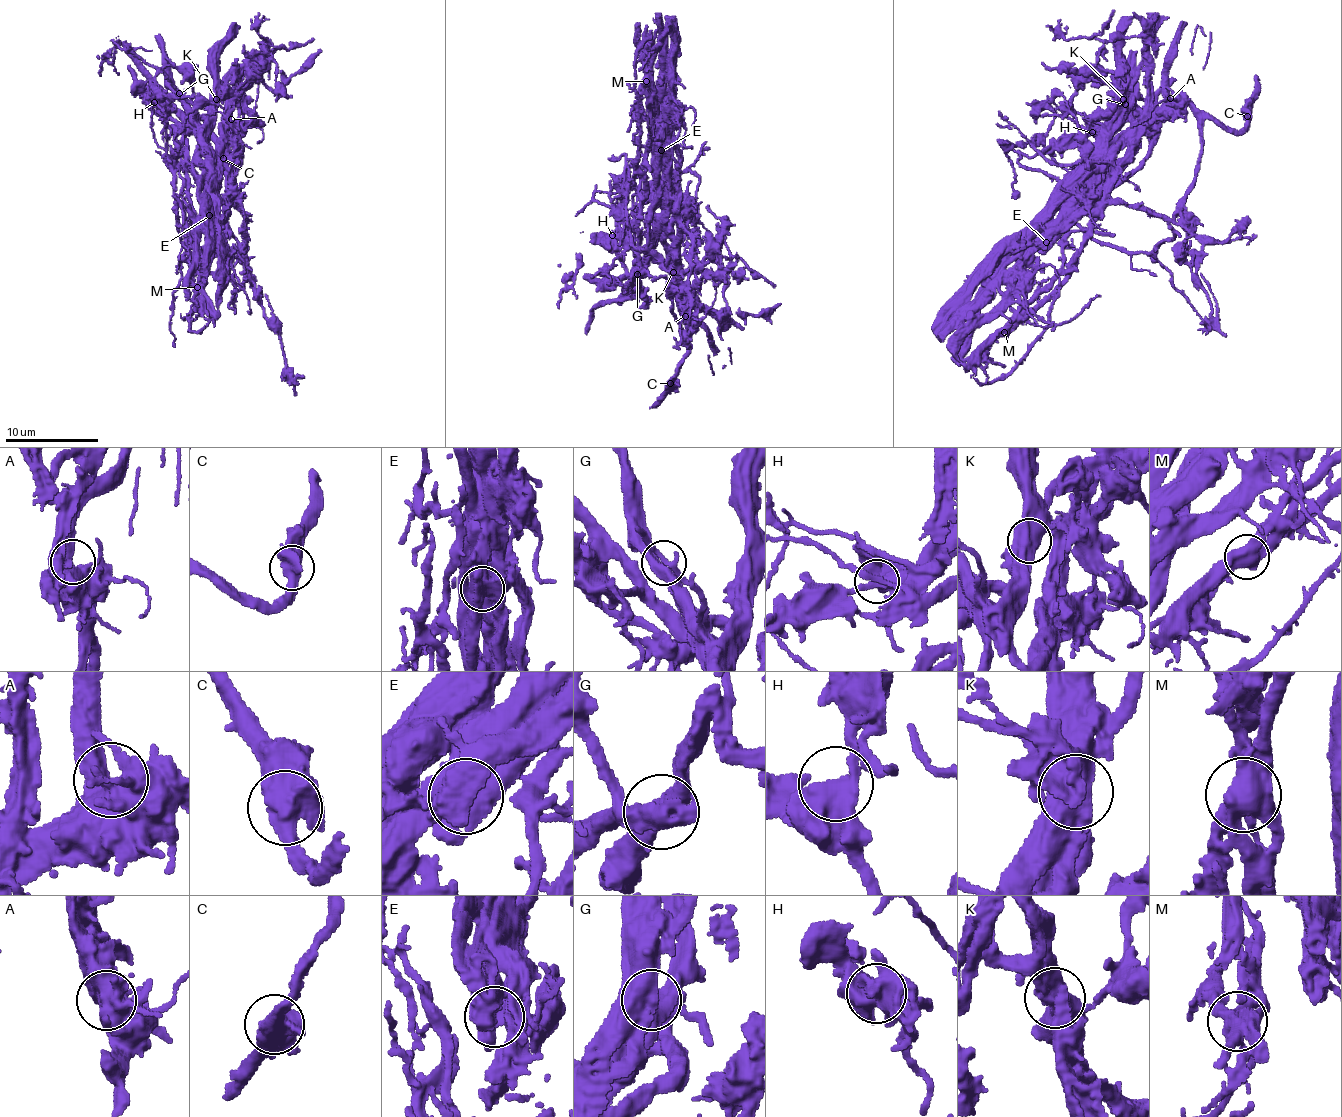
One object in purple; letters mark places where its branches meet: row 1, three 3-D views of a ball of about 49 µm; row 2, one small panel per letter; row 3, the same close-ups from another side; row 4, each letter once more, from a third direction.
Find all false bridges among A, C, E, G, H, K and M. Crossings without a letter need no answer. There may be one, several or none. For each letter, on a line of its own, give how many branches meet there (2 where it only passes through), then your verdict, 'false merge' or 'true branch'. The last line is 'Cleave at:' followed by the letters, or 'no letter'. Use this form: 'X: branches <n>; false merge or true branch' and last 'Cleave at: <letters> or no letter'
A: branches 2; true branch
C: branches 2; true branch
E: branches 4; false merge
G: branches 3; true branch
H: branches 2; true branch
K: branches 2; false merge
M: branches 3; false merge
Cleave at: E, K, M

